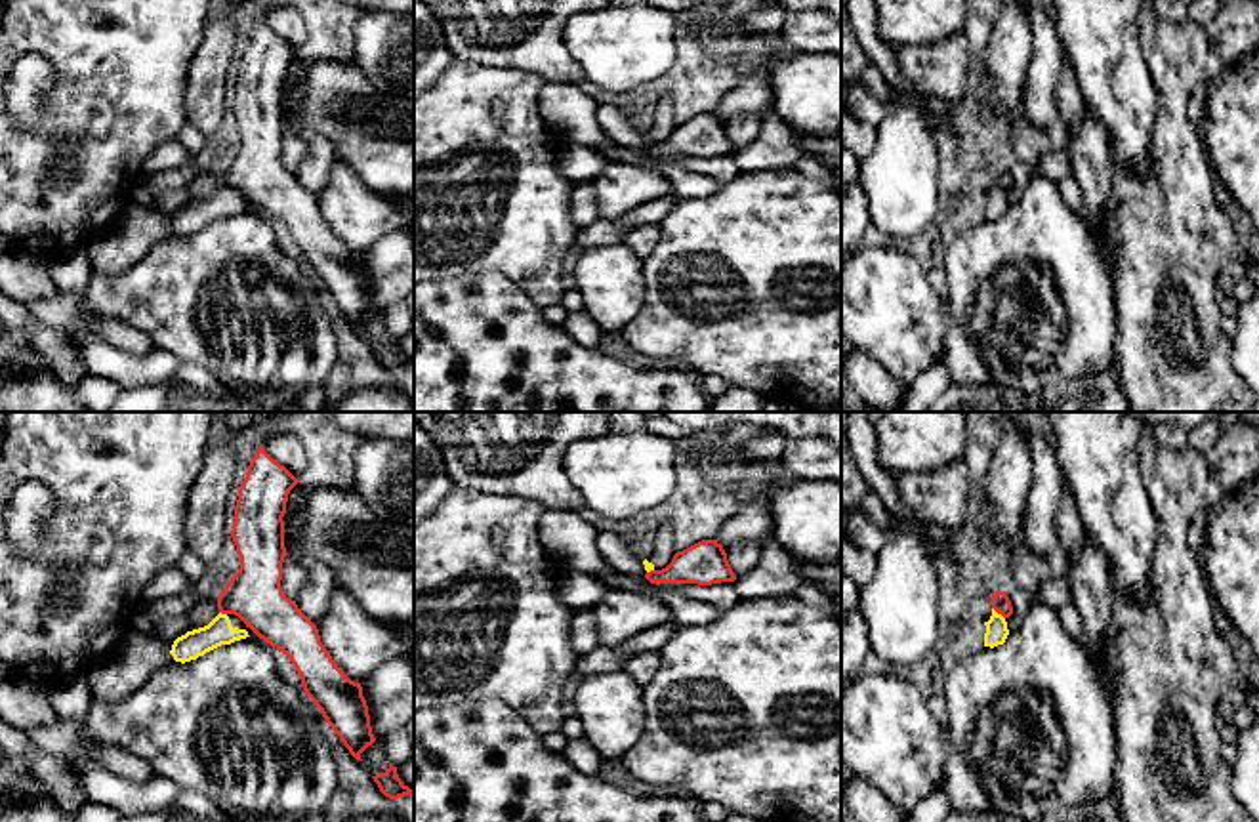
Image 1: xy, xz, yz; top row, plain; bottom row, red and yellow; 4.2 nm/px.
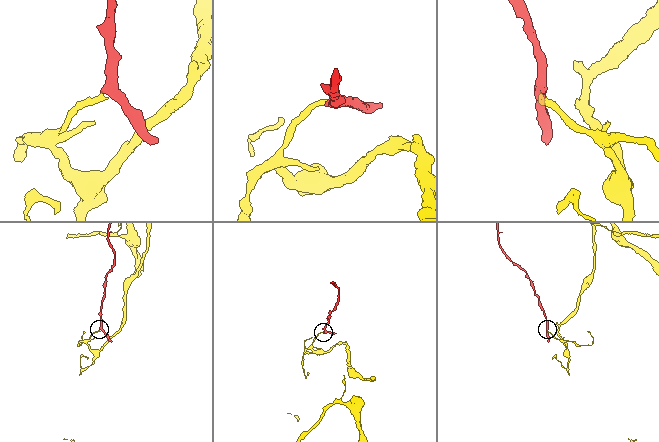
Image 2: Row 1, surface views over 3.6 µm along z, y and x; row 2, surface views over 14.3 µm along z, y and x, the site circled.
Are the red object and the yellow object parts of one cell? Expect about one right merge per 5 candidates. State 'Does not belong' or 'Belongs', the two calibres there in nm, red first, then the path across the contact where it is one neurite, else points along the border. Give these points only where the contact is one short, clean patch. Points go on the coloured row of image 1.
Does not belong. Thickness 80 nm (red) against 100 nm. Boundary: yz (992, 607), (1004, 618)

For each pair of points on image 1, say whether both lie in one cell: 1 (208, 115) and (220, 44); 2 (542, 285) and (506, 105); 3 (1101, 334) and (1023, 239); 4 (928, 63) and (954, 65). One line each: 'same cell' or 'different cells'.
1: same cell
2: same cell
3: same cell
4: same cell

